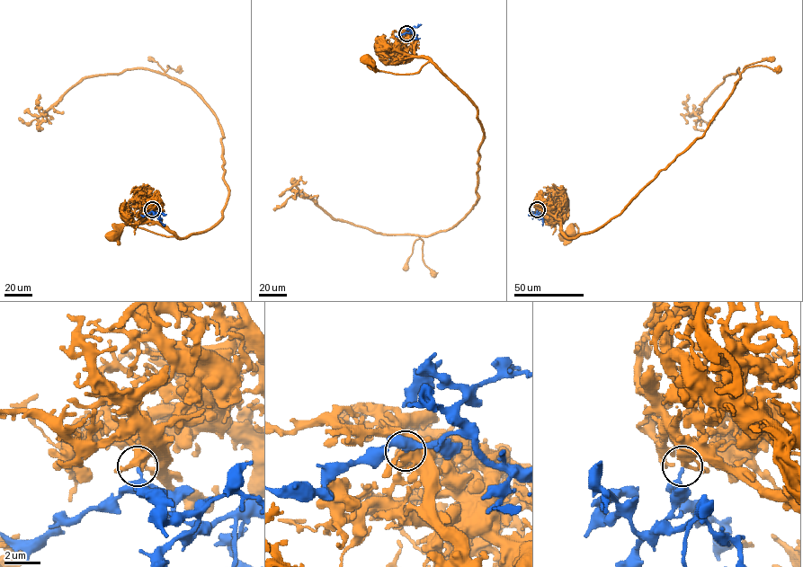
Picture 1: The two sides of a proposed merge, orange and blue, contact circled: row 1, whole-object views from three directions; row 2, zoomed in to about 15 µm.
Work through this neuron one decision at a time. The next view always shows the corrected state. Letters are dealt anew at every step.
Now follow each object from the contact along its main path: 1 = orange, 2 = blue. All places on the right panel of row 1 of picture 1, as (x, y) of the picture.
1: (538, 209), (560, 220), (561, 231), (567, 236), (575, 235), (578, 228), (575, 225), (564, 237)
2: (538, 209), (536, 214), (541, 217), (542, 224)

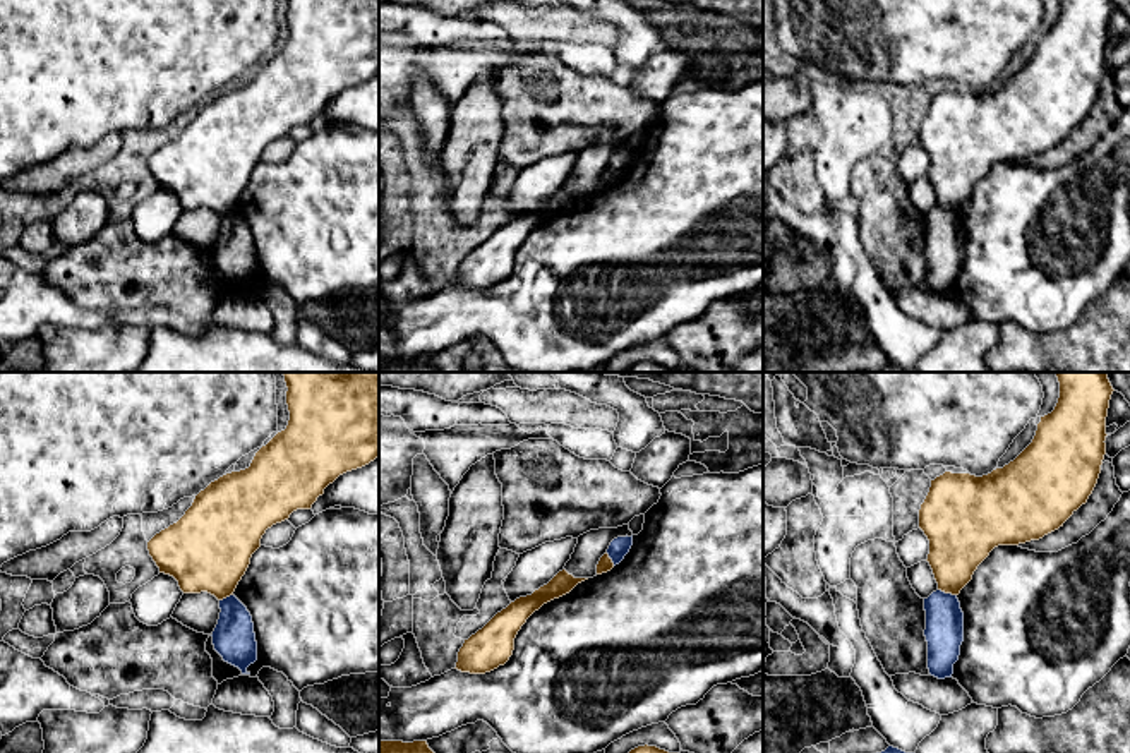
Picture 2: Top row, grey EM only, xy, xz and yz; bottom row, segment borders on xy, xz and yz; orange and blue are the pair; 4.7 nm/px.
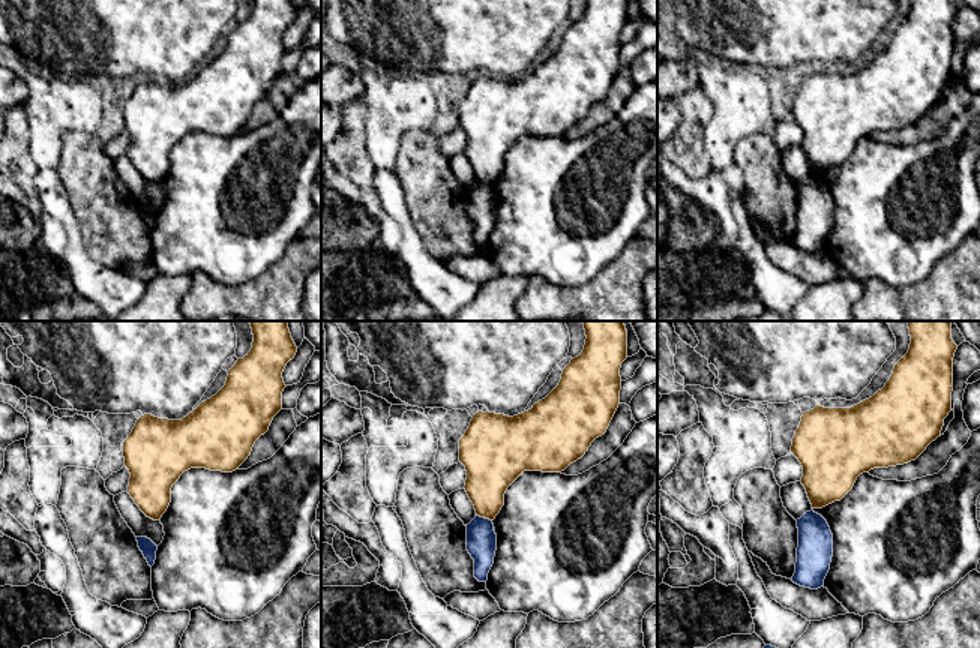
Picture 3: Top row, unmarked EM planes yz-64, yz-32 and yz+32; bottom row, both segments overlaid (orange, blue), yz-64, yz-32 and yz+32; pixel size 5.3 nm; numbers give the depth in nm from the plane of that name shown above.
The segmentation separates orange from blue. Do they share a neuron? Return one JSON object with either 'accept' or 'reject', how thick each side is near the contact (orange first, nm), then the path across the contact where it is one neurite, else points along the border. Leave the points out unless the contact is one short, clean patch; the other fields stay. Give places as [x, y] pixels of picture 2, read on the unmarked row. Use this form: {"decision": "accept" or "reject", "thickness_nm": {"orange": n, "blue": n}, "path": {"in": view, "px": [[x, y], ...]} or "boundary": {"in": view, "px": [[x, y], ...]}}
{"decision": "reject", "thickness_nm": {"orange": 280, "blue": 180}, "boundary": {"in": "yz", "px": [[938, 204], [955, 211]]}}

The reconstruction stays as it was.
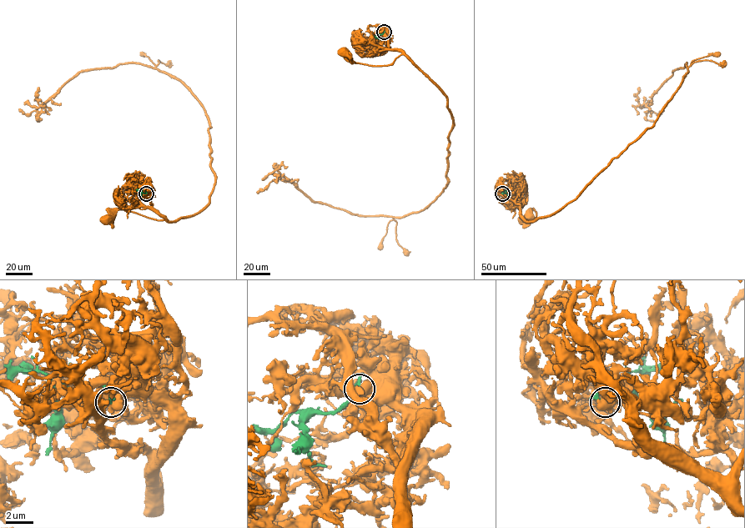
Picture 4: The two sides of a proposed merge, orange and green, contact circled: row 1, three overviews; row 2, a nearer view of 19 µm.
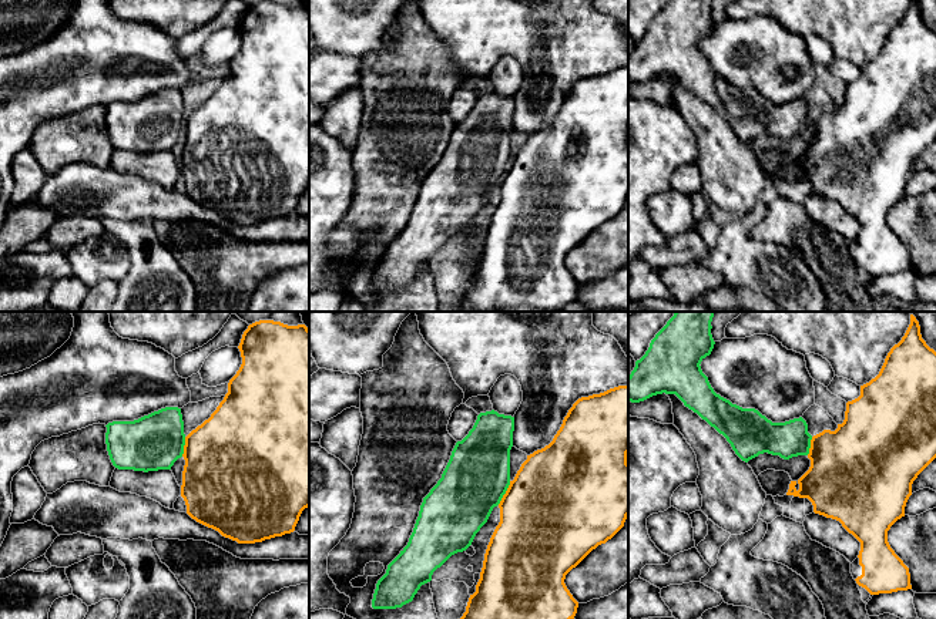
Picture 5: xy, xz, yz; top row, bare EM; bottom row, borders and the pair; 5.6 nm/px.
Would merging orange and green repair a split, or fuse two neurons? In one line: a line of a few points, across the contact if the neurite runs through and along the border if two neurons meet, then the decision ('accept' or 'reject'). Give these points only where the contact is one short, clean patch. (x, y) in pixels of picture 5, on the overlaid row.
reject

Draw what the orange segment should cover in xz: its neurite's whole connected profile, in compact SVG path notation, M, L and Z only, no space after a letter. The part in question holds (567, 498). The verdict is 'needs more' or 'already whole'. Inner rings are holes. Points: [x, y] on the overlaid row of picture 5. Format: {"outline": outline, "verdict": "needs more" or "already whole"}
{"outline": "M628 384L610 388L600 394L578 398L568 410L563 424L553 441L541 450L527 455L513 481L503 495L500 508L500 522L496 527L487 545L480 579L476 592L470 595L466 612L460 619L574 619L578 602L567 589L566 575L576 568L593 549L611 539L623 527L628 517Z", "verdict": "already whole"}

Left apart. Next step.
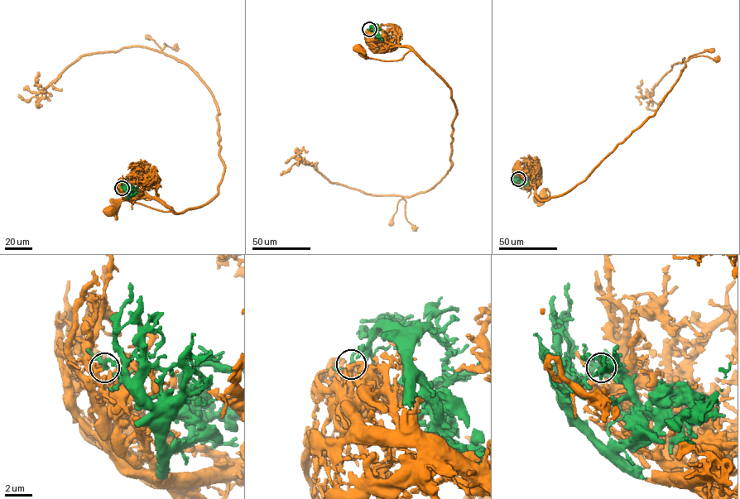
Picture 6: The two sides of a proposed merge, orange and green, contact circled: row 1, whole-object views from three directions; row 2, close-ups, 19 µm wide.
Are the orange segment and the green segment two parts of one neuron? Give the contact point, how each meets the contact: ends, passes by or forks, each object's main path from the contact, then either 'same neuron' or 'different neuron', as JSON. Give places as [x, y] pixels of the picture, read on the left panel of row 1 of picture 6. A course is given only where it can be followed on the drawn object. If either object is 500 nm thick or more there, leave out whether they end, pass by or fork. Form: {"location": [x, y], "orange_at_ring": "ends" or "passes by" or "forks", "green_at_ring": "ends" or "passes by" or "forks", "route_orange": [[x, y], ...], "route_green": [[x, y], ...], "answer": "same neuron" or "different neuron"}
{"location": [122, 188], "orange_at_ring": "passes by", "green_at_ring": "forks", "route_orange": [[122, 188], [127, 199], [159, 199], [171, 209], [162, 211], [122, 200], [114, 213], [110, 213]], "route_green": [[122, 188], [128, 196], [139, 189]], "answer": "same neuron"}

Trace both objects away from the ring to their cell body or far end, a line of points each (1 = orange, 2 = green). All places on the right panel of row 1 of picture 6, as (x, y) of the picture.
1: (518, 179), (524, 188), (532, 187), (540, 199), (547, 198), (550, 192), (546, 189), (535, 200), (537, 200)
2: (518, 179), (515, 181), (518, 186), (530, 179)

